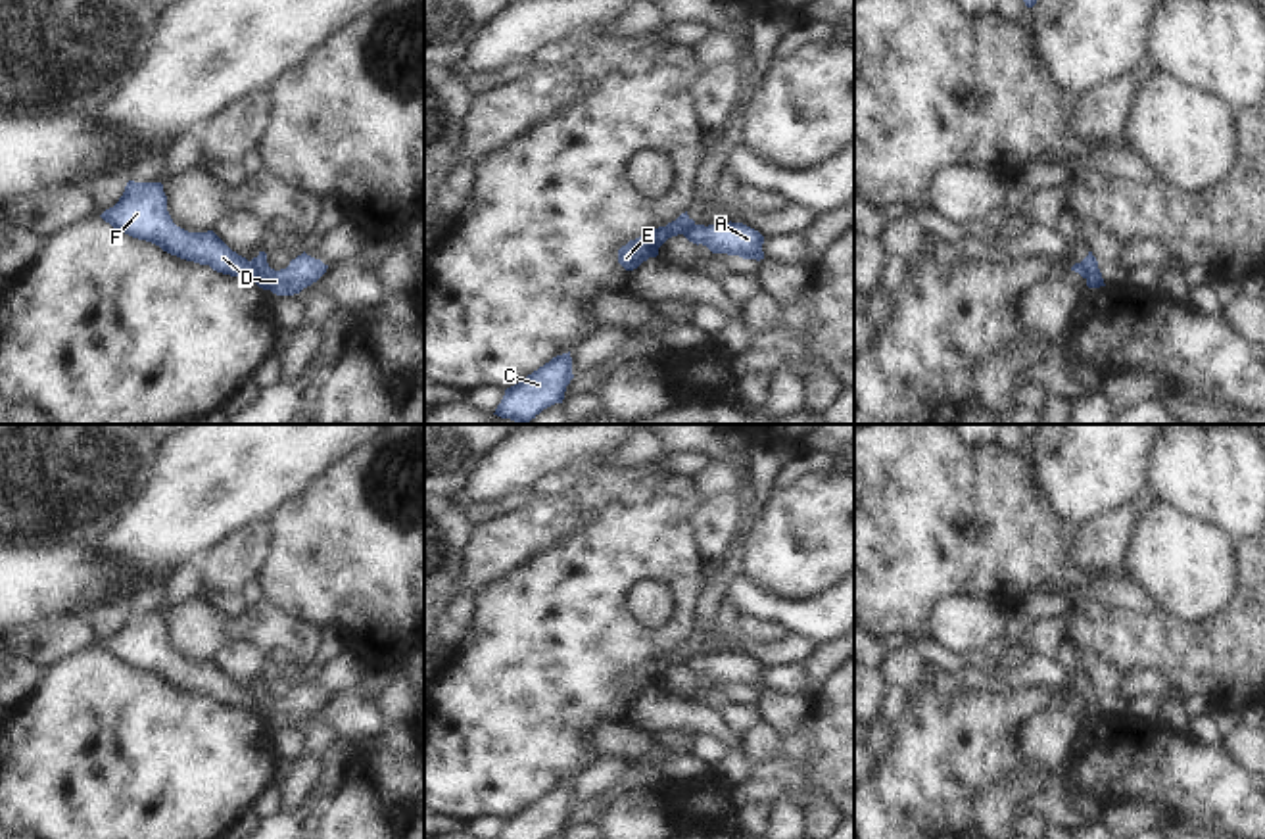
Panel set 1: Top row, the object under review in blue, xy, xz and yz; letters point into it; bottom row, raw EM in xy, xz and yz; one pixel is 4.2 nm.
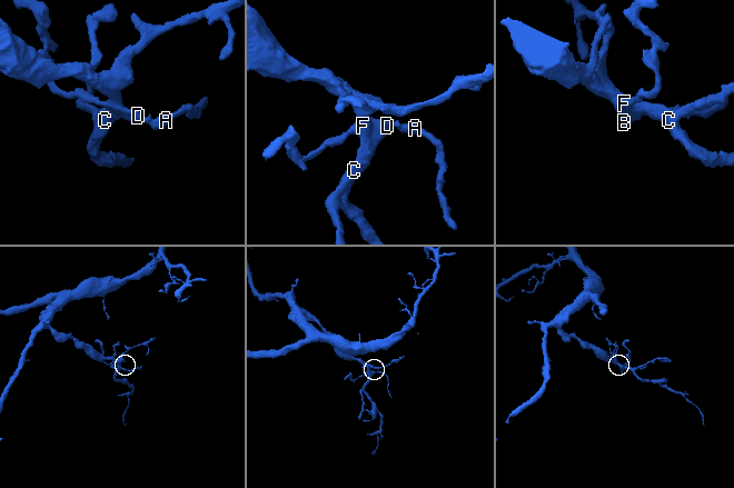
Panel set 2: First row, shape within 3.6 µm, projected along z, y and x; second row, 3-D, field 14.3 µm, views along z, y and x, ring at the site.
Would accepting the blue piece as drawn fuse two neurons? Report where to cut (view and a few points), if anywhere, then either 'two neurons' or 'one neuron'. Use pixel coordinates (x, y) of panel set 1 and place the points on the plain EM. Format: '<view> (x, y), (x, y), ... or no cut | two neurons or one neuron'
xy (250, 692), (256, 703), (254, 709) | two neurons

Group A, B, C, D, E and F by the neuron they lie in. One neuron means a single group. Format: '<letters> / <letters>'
A B / C D E F

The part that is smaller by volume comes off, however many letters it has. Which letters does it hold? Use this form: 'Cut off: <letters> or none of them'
Cut off: A, B

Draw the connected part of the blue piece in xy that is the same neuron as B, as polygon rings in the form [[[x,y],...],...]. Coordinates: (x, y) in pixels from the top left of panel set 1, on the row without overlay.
[[[259,682],[259,685],[251,689],[251,695],[257,703],[253,712],[276,726],[299,724],[303,718],[317,712],[328,699],[321,689],[315,689],[305,682],[280,701],[269,697],[265,682]]]

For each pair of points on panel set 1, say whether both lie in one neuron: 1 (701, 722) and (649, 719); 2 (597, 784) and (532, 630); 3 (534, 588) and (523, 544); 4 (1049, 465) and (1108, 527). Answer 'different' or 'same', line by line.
1: same
2: different
3: different
4: different

